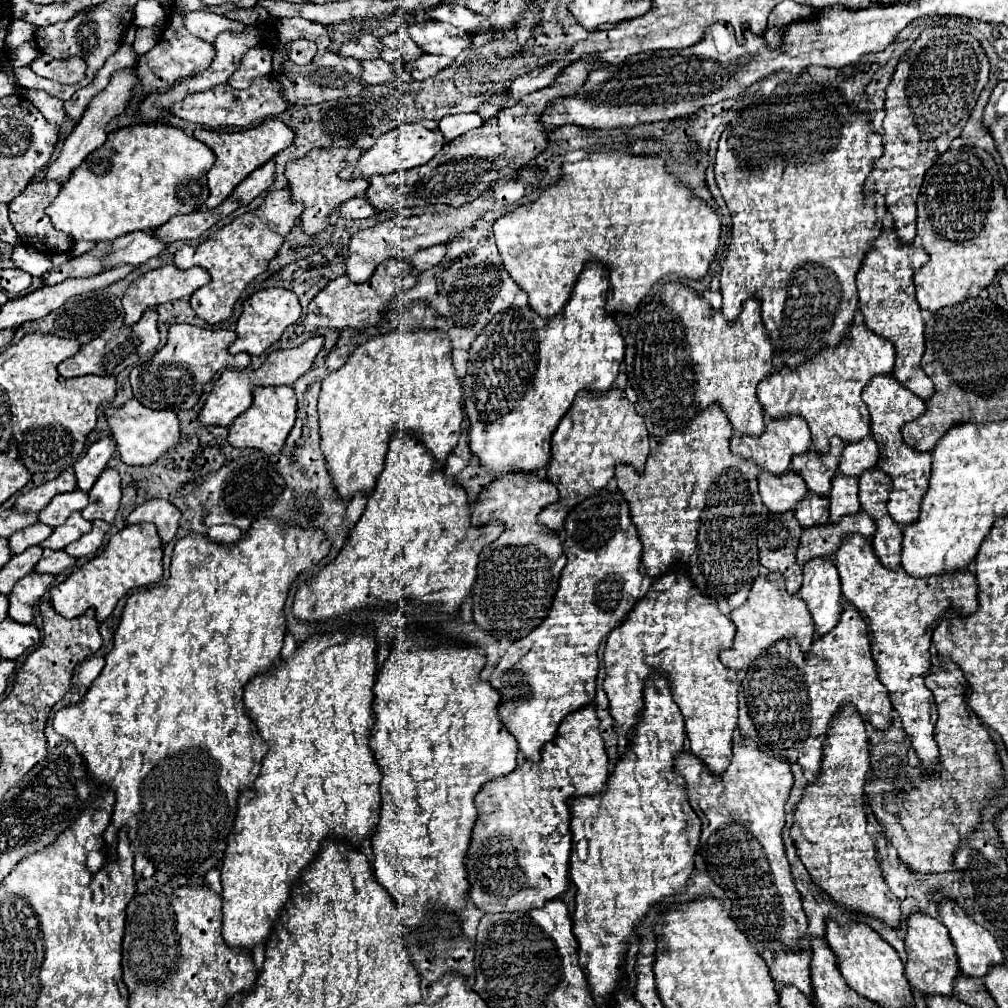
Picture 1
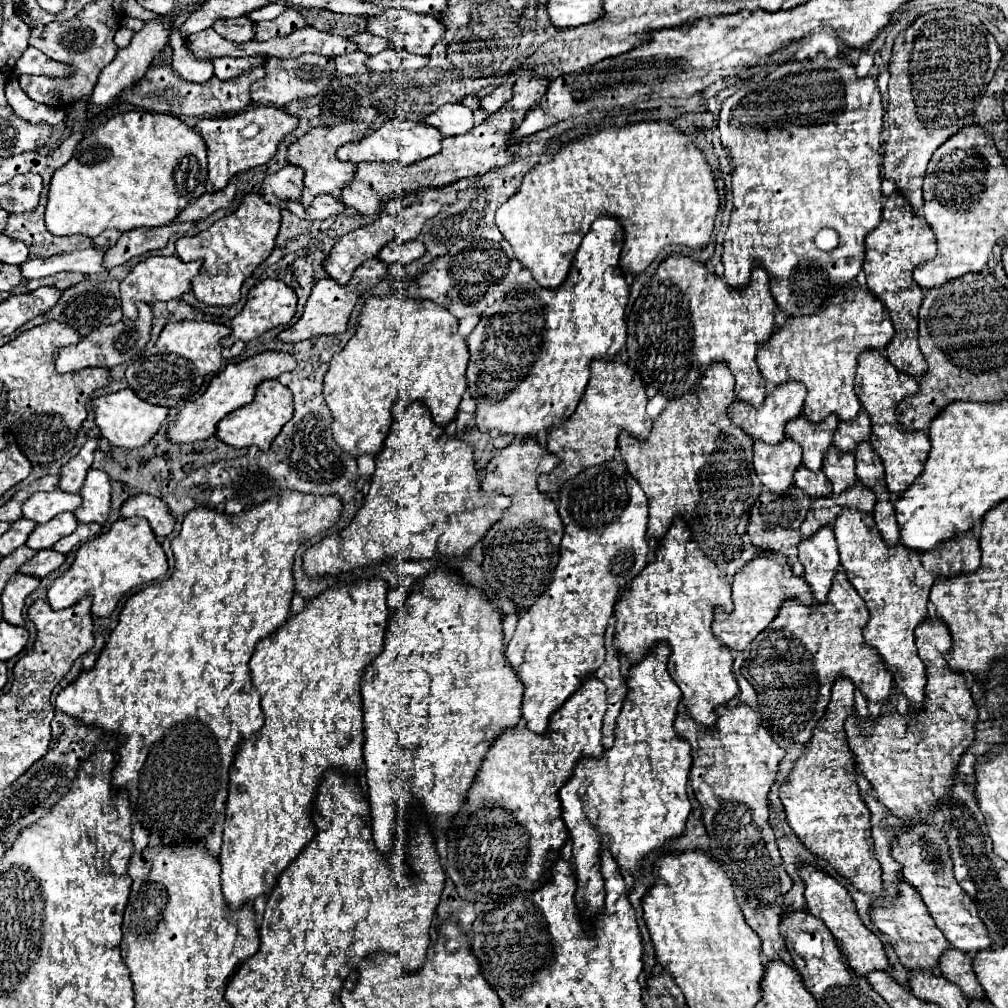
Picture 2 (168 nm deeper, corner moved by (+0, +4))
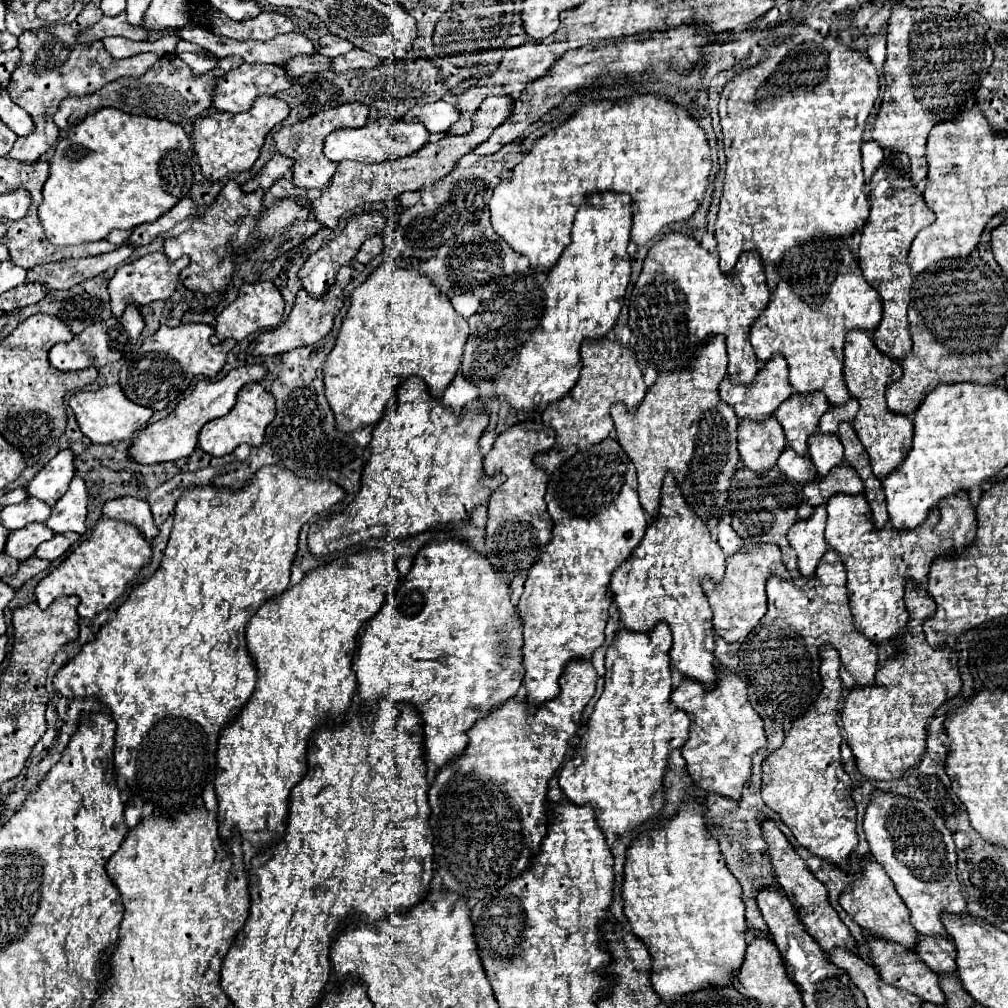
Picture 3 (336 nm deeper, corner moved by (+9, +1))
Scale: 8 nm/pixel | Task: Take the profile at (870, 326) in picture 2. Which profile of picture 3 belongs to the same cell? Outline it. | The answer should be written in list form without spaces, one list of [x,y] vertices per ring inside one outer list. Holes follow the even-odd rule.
[[[814,237],[814,239],[810,239],[810,241],[804,241],[804,243],[798,243],[798,245],[794,245],[794,247],[790,247],[786,253],[784,253],[784,257],[782,257],[782,261],[780,261],[780,265],[778,265],[778,285],[776,285],[776,291],[774,293],[770,293],[770,301],[768,301],[768,305],[766,305],[766,309],[764,309],[764,313],[754,321],[754,325],[752,325],[752,331],[750,331],[750,343],[752,343],[752,347],[754,347],[754,351],[756,351],[756,357],[762,361],[762,363],[766,363],[770,357],[772,357],[772,353],[774,351],[780,351],[780,353],[784,353],[784,357],[786,357],[786,361],[788,361],[788,369],[790,369],[790,383],[792,383],[792,387],[798,391],[798,393],[810,393],[810,391],[822,391],[826,397],[828,397],[828,401],[832,403],[832,405],[844,405],[848,399],[850,399],[850,395],[848,395],[848,389],[846,389],[846,385],[844,385],[844,377],[842,377],[842,361],[844,361],[844,353],[842,353],[842,345],[844,345],[844,335],[848,333],[848,329],[866,329],[866,331],[874,331],[874,327],[878,327],[878,323],[880,323],[880,319],[882,319],[882,297],[874,291],[874,287],[872,285],[868,285],[868,281],[864,279],[864,275],[862,275],[862,269],[860,269],[860,263],[858,263],[858,259],[856,259],[856,255],[850,251],[850,247],[848,247],[848,241],[846,239],[842,239],[842,237]]]

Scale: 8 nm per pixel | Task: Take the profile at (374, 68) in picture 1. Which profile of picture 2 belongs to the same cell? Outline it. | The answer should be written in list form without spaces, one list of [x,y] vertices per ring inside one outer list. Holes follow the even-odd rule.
[[[353,52],[349,56],[339,56],[335,58],[335,64],[337,64],[337,74],[339,76],[345,76],[345,74],[365,74],[369,72],[367,68],[367,54],[363,52]]]

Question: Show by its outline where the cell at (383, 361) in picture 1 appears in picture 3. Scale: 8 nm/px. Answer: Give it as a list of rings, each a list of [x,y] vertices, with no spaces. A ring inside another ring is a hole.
[[[386,259],[378,265],[368,279],[350,293],[350,309],[342,319],[342,327],[336,337],[336,345],[330,351],[324,365],[326,399],[336,415],[336,427],[352,433],[358,427],[378,423],[390,397],[396,395],[400,383],[410,375],[422,377],[432,397],[442,397],[454,375],[460,371],[466,339],[470,335],[468,321],[458,315],[450,299],[420,271],[408,271],[396,265],[394,259]]]

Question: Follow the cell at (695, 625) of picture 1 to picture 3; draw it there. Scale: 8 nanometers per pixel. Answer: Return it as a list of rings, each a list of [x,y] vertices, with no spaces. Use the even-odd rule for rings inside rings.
[[[674,475],[664,477],[662,497],[658,515],[648,525],[642,541],[632,551],[632,555],[614,571],[612,591],[614,601],[620,609],[620,621],[630,631],[650,631],[660,621],[668,621],[672,631],[672,649],[670,649],[670,665],[678,669],[684,677],[696,679],[704,683],[708,689],[714,687],[716,671],[714,671],[714,649],[712,649],[712,611],[704,589],[700,585],[702,577],[710,577],[714,583],[724,575],[726,557],[716,539],[712,539],[708,525],[688,507]]]

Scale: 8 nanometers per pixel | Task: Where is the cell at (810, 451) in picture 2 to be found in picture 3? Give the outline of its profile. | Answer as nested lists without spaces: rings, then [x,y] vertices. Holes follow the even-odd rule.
[[[812,391],[812,395],[794,393],[786,403],[782,403],[774,415],[784,427],[788,445],[798,455],[808,455],[808,435],[818,429],[818,421],[828,411],[828,399],[820,391]]]

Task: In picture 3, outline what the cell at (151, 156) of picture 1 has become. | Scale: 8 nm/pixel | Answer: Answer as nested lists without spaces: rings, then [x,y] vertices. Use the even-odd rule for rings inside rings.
[[[112,107],[88,115],[58,141],[50,159],[50,177],[44,183],[44,201],[38,207],[48,241],[58,247],[80,245],[106,239],[112,229],[134,229],[140,223],[152,223],[188,195],[192,187],[190,161],[190,137],[172,121],[130,115]]]

